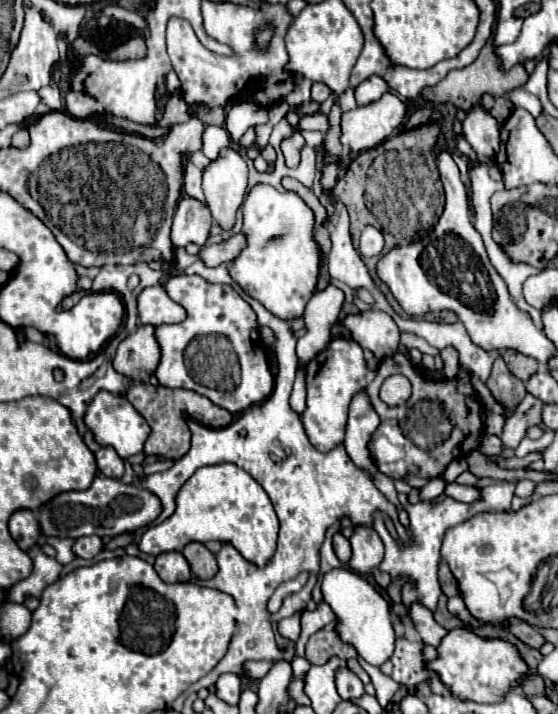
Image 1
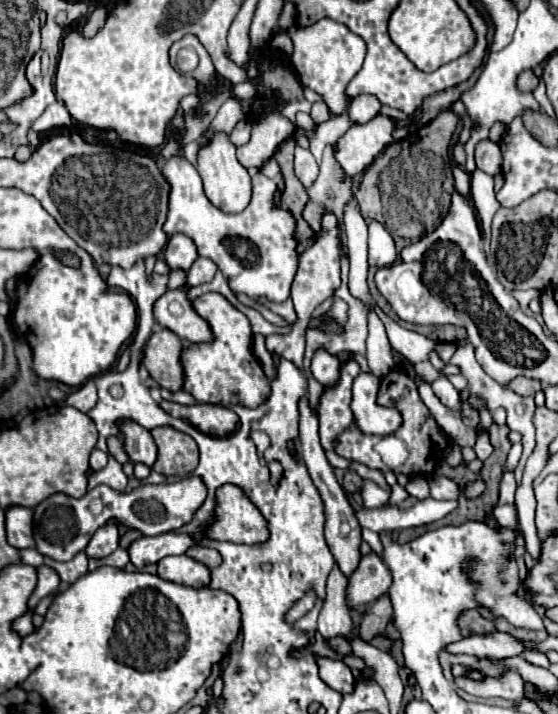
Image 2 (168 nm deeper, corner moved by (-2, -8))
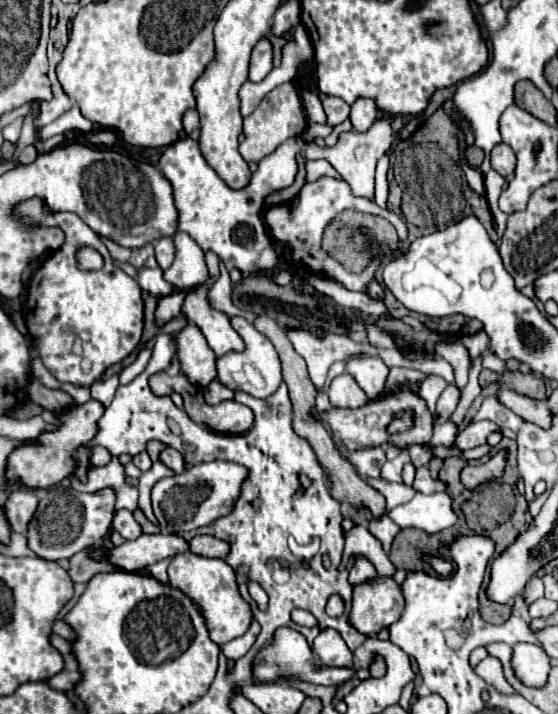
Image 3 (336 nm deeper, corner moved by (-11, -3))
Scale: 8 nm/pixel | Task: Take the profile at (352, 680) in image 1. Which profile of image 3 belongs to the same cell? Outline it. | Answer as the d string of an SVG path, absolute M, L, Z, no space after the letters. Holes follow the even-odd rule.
M321 629L313 641L313 651L327 667L353 667L353 653L335 629Z

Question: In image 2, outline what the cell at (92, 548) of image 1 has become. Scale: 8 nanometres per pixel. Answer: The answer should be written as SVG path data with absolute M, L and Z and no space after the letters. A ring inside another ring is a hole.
M110 520L106 522L106 526L98 528L98 532L94 534L94 538L90 540L88 548L86 548L86 554L90 558L102 558L102 556L108 556L110 552L114 552L118 548L118 540L120 540L120 534L118 534L118 522Z

